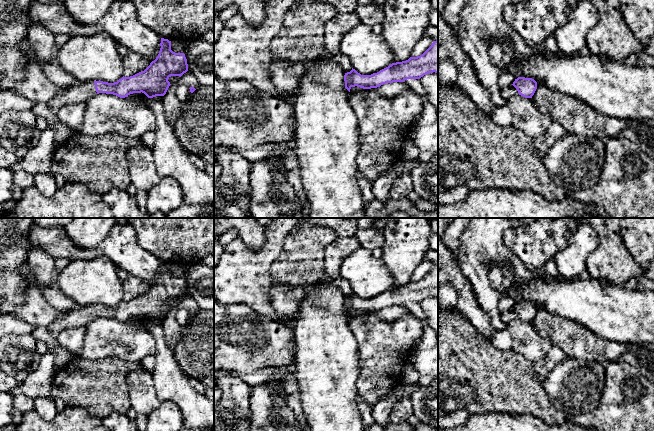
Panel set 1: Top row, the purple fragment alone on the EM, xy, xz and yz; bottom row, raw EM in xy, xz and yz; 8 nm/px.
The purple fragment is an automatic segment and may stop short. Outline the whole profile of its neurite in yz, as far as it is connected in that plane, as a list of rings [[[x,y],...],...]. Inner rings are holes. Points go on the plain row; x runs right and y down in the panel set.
[[[518,301],[512,309],[502,314],[502,320],[507,325],[513,320],[521,319],[532,322],[537,313],[537,306],[532,302]]]

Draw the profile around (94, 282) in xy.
[[[106,256],[94,260],[72,260],[61,272],[55,284],[76,306],[117,306],[123,301],[123,281],[117,274],[117,267]]]

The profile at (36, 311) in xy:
[[[31,248],[27,256],[30,284],[25,291],[25,301],[11,314],[36,328],[48,327],[65,314],[57,312],[43,296],[45,286],[51,285],[55,258],[42,248]]]

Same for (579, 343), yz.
[[[537,307],[531,323],[542,337],[559,346],[566,357],[578,361],[602,364],[621,361],[631,347],[629,343],[621,344],[597,336],[575,321],[554,315],[544,307]]]

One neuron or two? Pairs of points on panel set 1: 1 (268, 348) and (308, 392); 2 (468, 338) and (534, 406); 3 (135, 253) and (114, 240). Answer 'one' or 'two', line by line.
1: two
2: one
3: one

